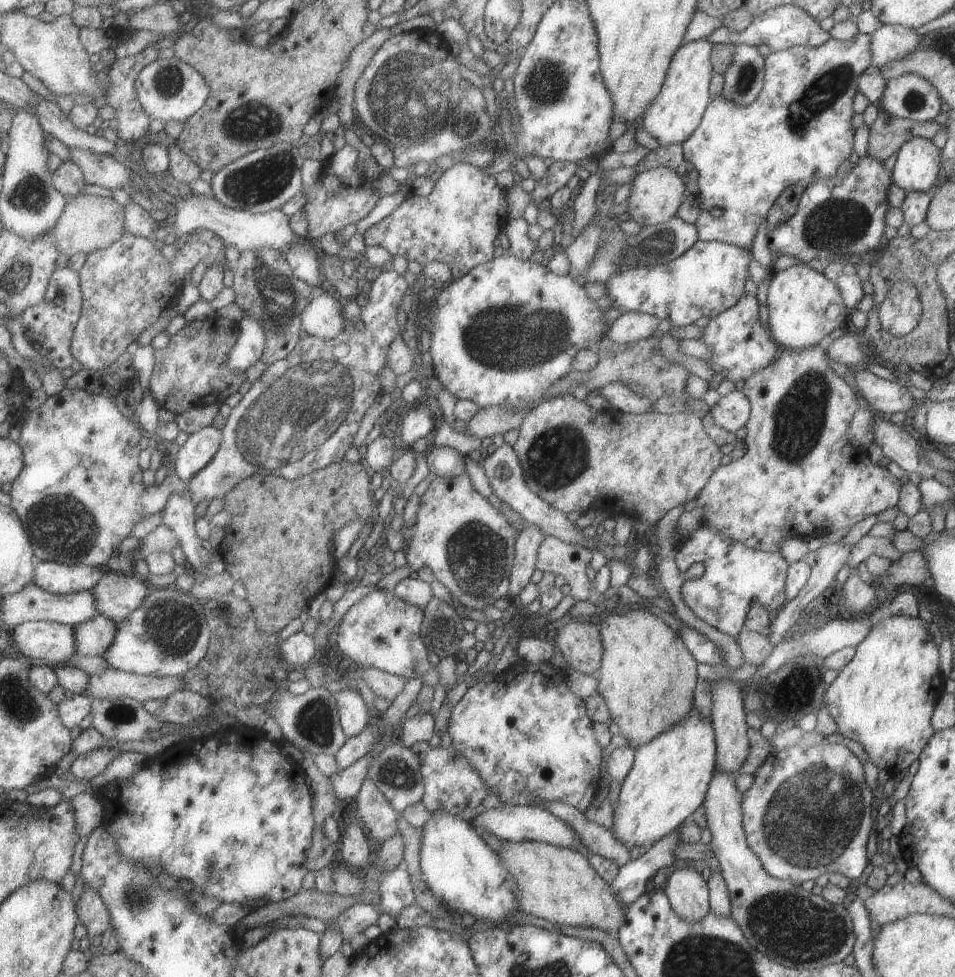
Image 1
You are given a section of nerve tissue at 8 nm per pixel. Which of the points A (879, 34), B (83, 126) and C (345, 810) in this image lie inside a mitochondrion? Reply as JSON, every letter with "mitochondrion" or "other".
{"A":"other","B":"other","C":"other"}

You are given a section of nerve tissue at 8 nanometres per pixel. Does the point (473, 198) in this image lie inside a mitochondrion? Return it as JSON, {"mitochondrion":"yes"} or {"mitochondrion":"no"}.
{"mitochondrion":"no"}

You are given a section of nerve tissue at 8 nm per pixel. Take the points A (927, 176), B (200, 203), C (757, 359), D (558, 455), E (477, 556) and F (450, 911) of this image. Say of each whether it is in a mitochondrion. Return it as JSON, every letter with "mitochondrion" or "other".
{"A":"other","B":"other","C":"other","D":"mitochondrion","E":"mitochondrion","F":"other"}

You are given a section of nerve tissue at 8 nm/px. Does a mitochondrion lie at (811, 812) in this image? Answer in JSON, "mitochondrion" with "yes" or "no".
{"mitochondrion":"yes"}

